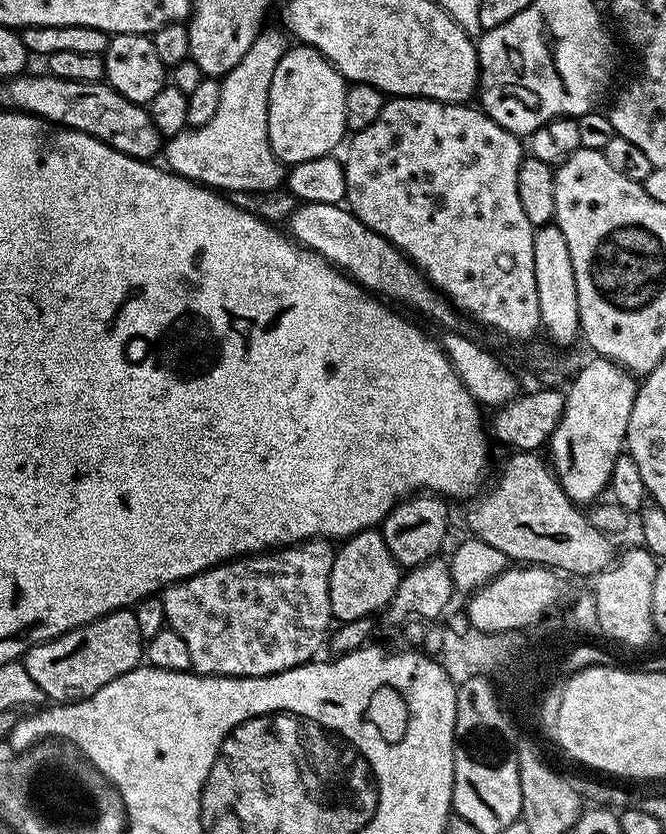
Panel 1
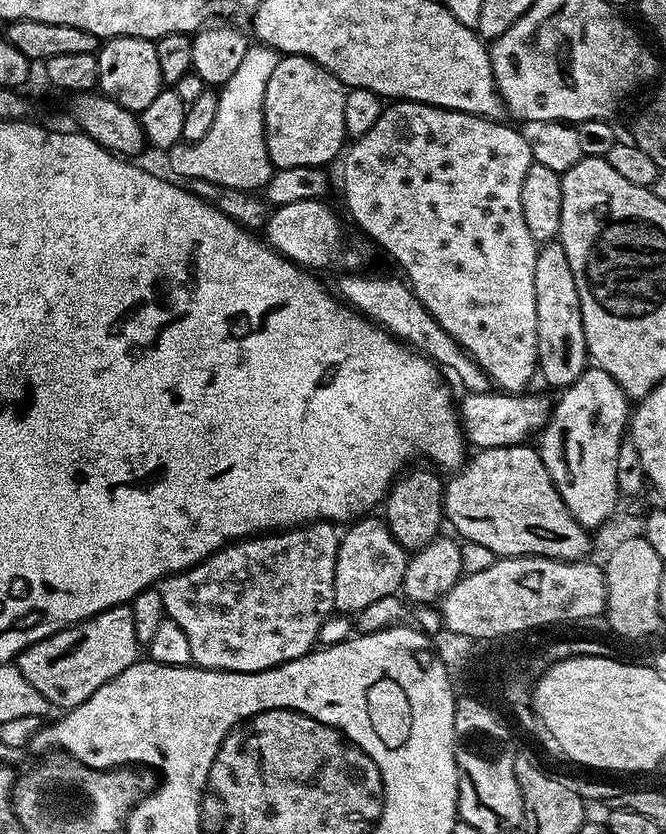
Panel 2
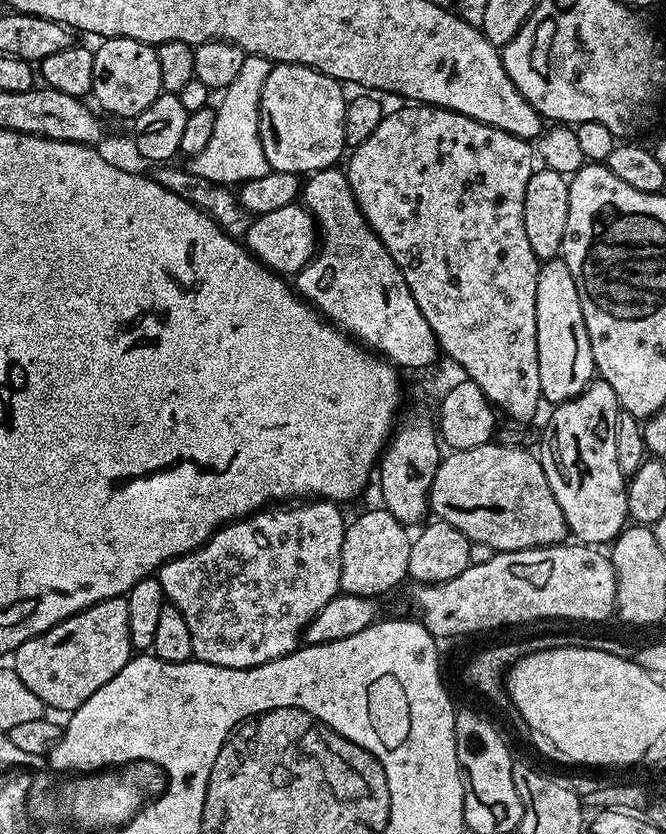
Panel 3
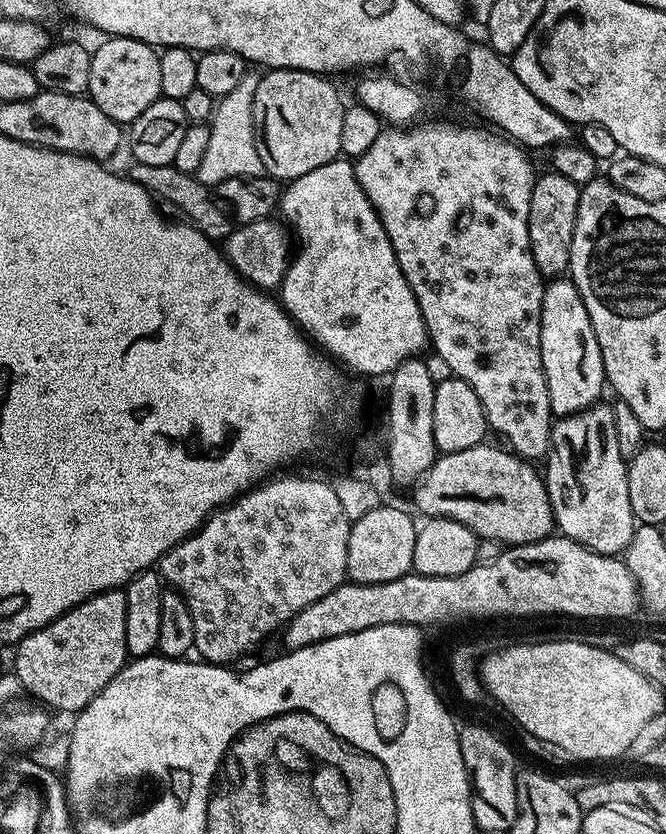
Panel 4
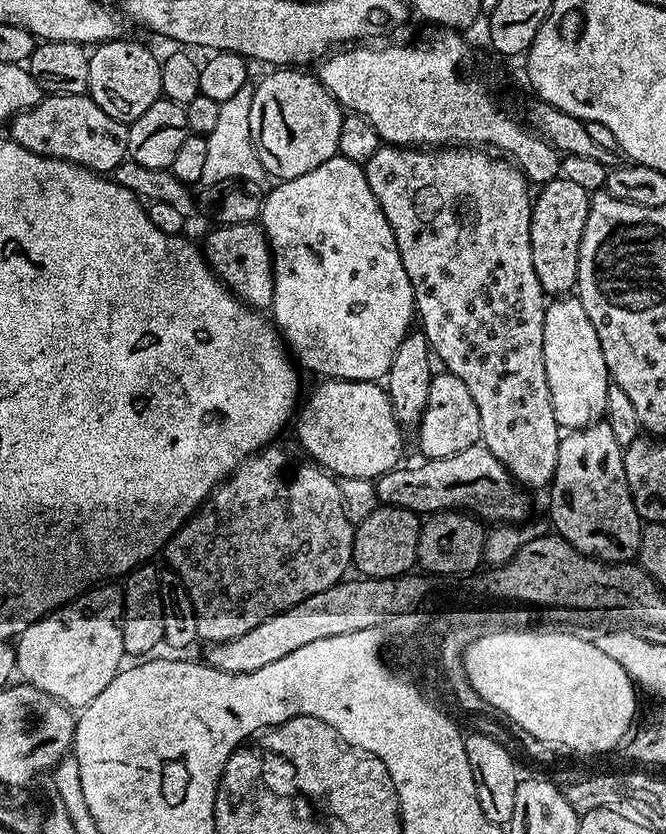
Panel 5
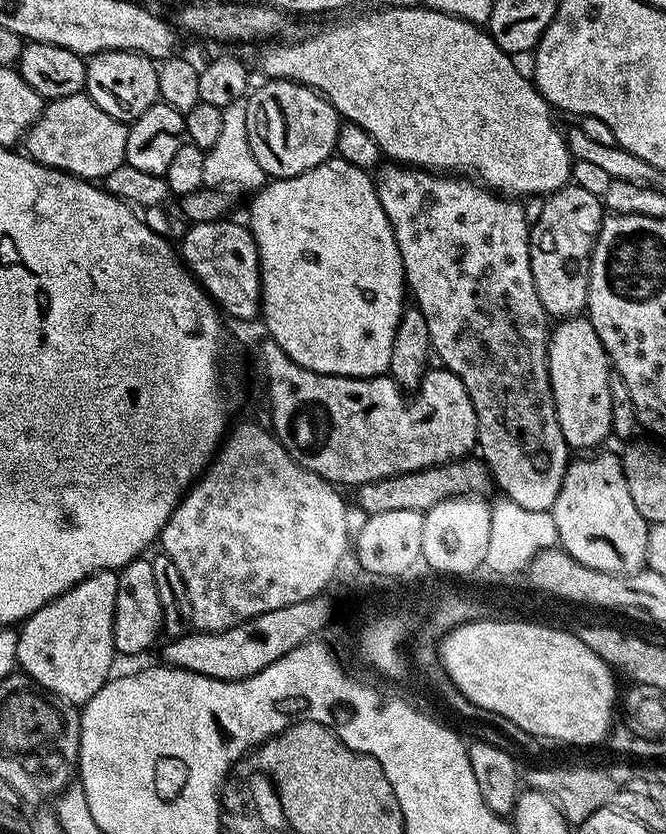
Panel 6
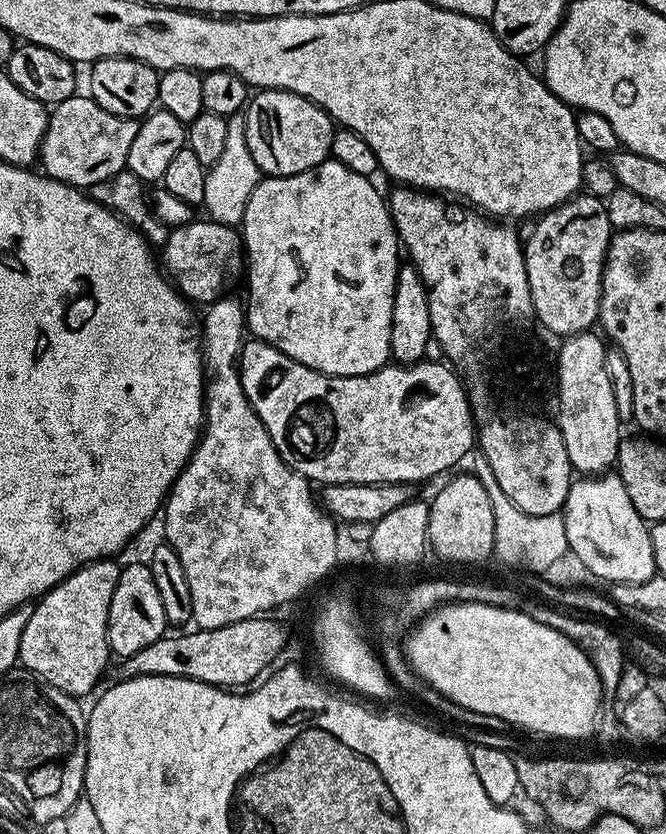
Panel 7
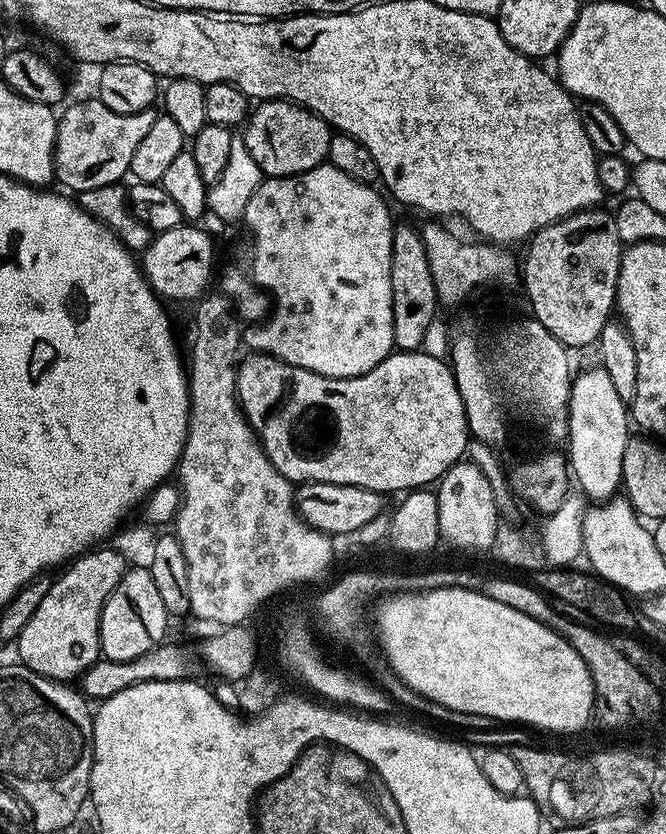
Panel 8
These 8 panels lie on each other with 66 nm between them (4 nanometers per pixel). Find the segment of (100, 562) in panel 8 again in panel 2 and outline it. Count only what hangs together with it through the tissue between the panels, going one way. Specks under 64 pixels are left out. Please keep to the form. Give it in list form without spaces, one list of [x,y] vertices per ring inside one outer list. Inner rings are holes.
[[[119,604],[81,624],[75,624],[37,644],[31,644],[16,657],[14,664],[52,706],[67,710],[86,702],[90,694],[106,686],[106,682],[122,674],[122,670],[137,663],[141,656],[142,645],[134,630],[132,609],[127,604]]]

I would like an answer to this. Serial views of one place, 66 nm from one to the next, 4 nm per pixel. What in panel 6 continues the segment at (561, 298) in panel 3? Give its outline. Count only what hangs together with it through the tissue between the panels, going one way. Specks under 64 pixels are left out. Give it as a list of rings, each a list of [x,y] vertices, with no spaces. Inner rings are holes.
[[[581,314],[571,318],[564,318],[560,324],[551,329],[548,337],[548,373],[550,374],[550,386],[554,394],[554,406],[558,426],[562,426],[562,438],[566,438],[569,449],[584,448],[580,450],[596,450],[601,447],[604,439],[612,436],[612,399],[610,398],[610,365],[608,355],[594,330],[594,326],[588,321],[587,315]]]

